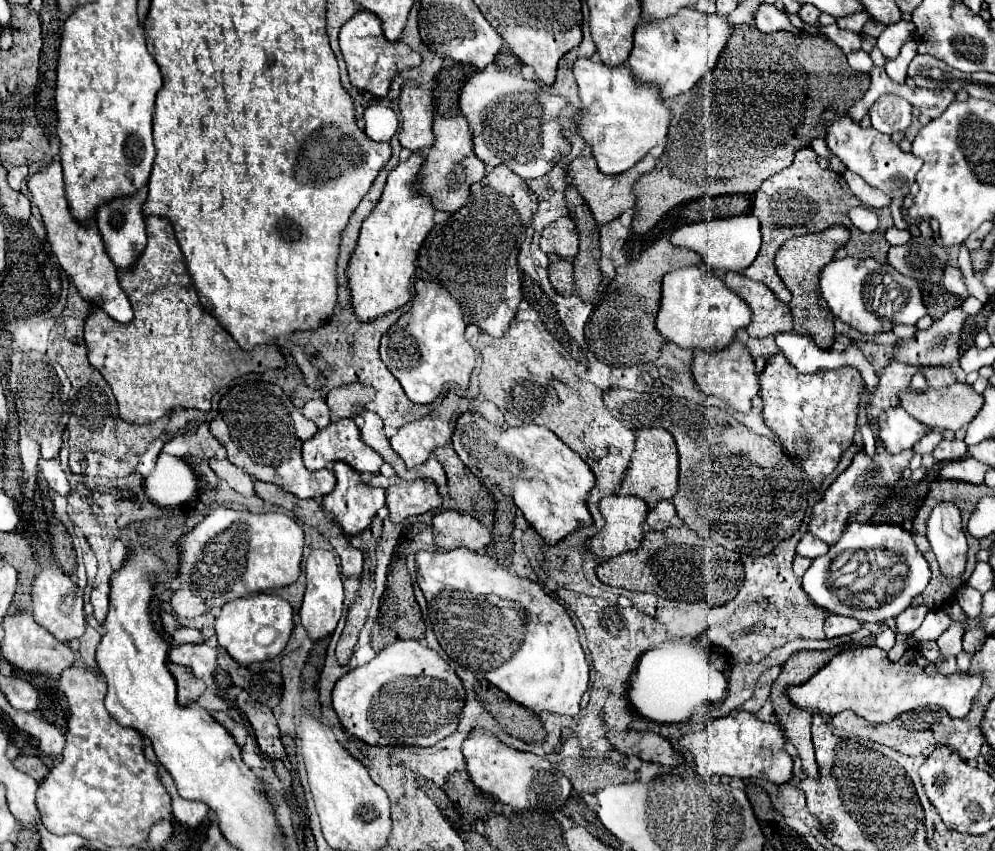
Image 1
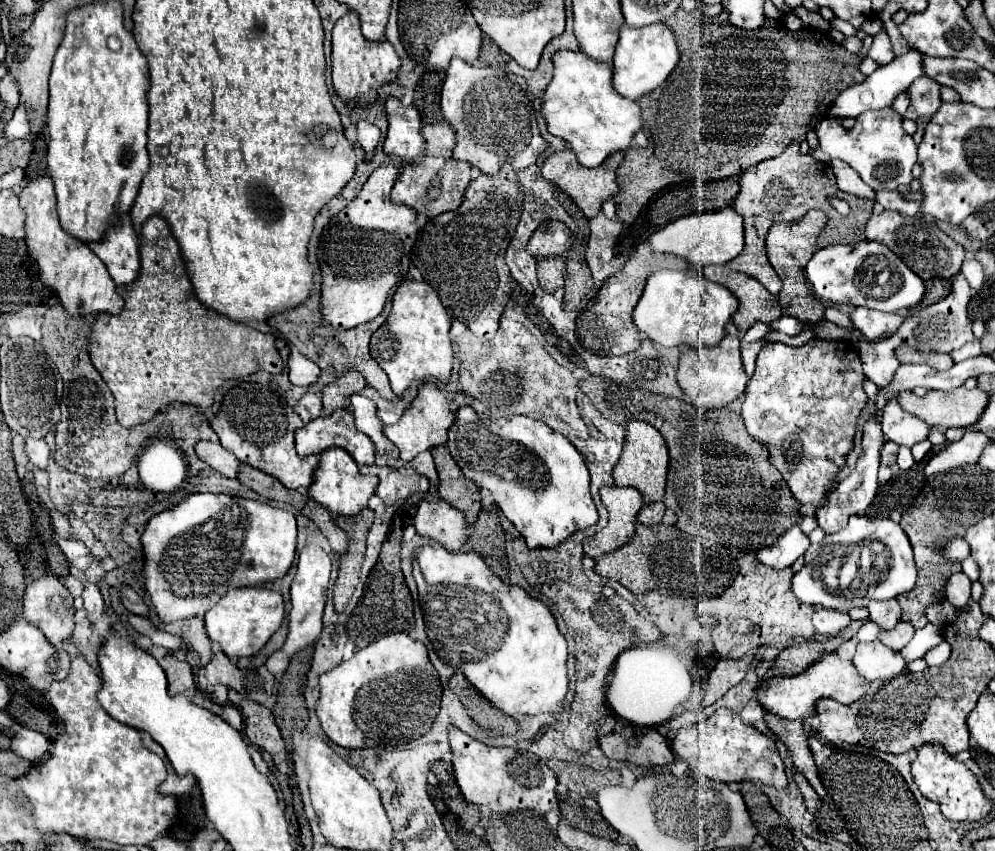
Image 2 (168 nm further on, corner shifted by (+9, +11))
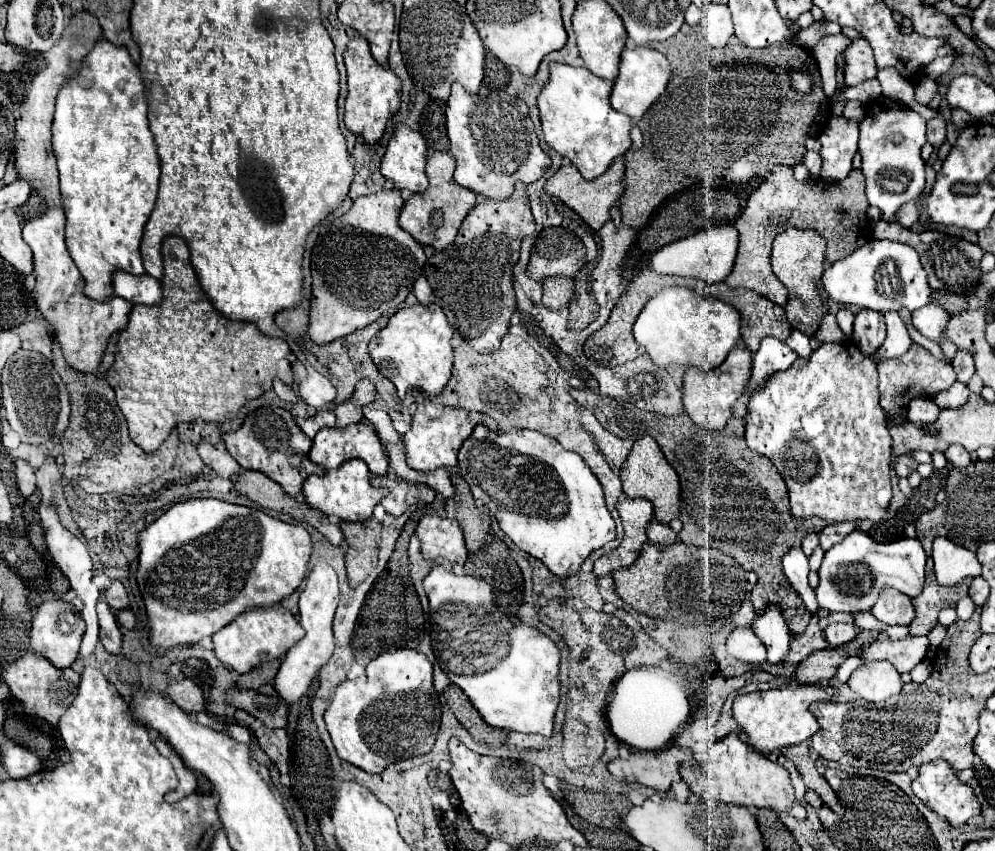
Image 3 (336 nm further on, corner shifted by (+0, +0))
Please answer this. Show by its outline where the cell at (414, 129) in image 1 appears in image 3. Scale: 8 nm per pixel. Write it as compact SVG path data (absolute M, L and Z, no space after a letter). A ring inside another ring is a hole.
M397 124L395 138L389 142L387 152L383 156L383 162L381 162L381 174L387 180L391 180L397 190L407 188L411 192L423 192L429 186L429 180L427 180L427 174L425 174L425 160L427 160L425 138L419 132L411 130L409 126Z

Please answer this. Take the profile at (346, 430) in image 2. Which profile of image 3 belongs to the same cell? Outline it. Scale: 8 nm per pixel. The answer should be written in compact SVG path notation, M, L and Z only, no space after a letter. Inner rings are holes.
M353 424L353 426L347 426L345 430L339 430L339 428L325 428L325 430L319 430L317 436L313 438L313 448L309 452L309 458L313 464L319 464L323 468L339 468L343 462L351 460L351 458L359 458L363 462L367 462L369 470L373 474L387 474L387 468L389 468L389 458L387 458L387 452L375 432L375 428L371 424Z

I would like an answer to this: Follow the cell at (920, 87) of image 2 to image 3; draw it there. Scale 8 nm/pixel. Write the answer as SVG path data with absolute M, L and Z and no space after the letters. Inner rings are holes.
M941 116L927 122L927 140L933 148L939 148L947 142L947 138L945 138L945 120Z

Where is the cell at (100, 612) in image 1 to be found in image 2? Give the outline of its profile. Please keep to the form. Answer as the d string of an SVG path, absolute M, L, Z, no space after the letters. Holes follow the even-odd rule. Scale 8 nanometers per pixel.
M88 583L84 587L84 593L82 593L82 599L84 599L84 609L88 613L88 619L94 623L102 617L104 613L104 601L102 601L102 595L98 591L98 587L94 583Z

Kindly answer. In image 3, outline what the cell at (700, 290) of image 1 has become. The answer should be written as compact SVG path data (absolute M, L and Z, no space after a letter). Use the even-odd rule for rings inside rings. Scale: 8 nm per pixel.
M671 286L657 292L641 310L633 324L633 336L639 346L645 348L653 364L665 368L669 364L695 366L701 370L717 368L739 340L739 312L707 296L699 296L695 290L683 286Z

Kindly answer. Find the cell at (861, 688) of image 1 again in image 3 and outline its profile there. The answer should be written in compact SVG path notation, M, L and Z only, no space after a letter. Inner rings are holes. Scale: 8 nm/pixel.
M787 686L787 688L769 688L757 690L751 694L739 694L733 702L733 718L747 734L747 744L753 746L755 752L773 752L785 746L801 744L809 740L819 724L809 712L809 704L815 700L829 700L835 694L833 688L821 686Z

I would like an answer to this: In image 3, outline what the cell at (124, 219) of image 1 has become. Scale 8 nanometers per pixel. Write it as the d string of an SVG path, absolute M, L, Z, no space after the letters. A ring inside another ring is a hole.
M115 272L113 276L113 288L115 294L133 302L133 304L145 304L145 306L157 306L163 300L161 284L159 280L145 276L133 276L127 272Z

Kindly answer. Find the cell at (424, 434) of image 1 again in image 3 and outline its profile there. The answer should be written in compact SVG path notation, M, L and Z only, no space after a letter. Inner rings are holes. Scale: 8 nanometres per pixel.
M423 392L415 394L415 404L417 404L417 410L413 414L411 430L403 436L403 442L407 448L407 464L413 470L431 472L437 468L455 468L457 452L459 452L461 444L471 436L471 432L477 424L483 424L493 432L497 430L497 422L493 418L489 418L481 412L471 412L471 410L463 410L463 408L449 408L449 406L437 404Z

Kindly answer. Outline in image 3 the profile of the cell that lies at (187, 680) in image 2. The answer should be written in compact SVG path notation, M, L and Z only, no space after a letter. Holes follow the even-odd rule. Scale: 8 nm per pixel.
M181 678L181 680L175 680L173 684L169 684L167 696L185 712L201 712L203 710L203 694L187 678Z

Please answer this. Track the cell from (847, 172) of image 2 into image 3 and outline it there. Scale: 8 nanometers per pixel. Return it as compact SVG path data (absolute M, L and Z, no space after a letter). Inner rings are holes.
M911 200L907 204L901 206L901 210L897 212L897 220L905 226L911 228L917 220L919 220L919 208L917 208L917 200Z

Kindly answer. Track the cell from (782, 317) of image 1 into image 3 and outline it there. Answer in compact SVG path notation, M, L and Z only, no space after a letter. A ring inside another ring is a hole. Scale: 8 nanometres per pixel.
M721 282L721 284L707 286L705 288L705 296L717 298L717 300L721 300L721 302L731 304L733 308L737 308L737 312L741 314L741 338L743 338L743 342L745 342L745 346L749 348L751 354L755 354L759 350L759 342L765 336L773 336L777 340L785 340L789 336L789 332L791 332L791 326L787 322L787 316L785 316L783 308L777 306L777 304L773 304L771 300L763 298L761 294L757 294L753 290L741 290L741 288L733 290L725 282Z

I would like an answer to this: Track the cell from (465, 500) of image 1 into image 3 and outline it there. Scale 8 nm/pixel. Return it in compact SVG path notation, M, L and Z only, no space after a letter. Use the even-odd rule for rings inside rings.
M451 476L455 486L455 496L445 502L447 518L455 518L463 530L463 538L469 552L477 552L491 530L491 518L487 512L477 506L475 498L469 492L469 484L461 476Z

